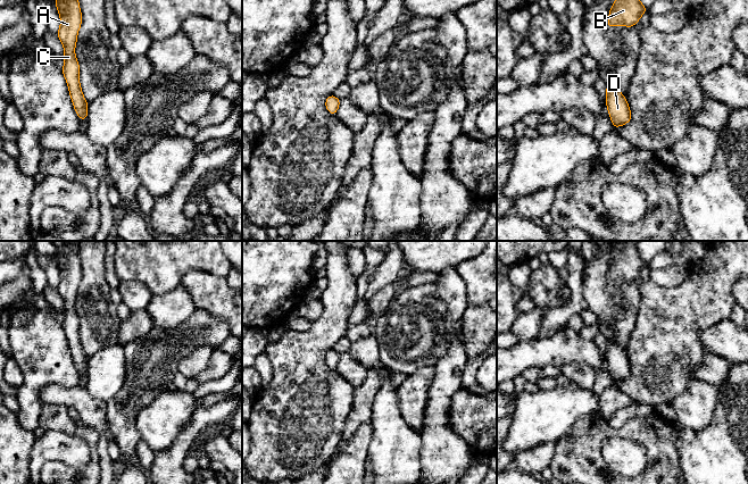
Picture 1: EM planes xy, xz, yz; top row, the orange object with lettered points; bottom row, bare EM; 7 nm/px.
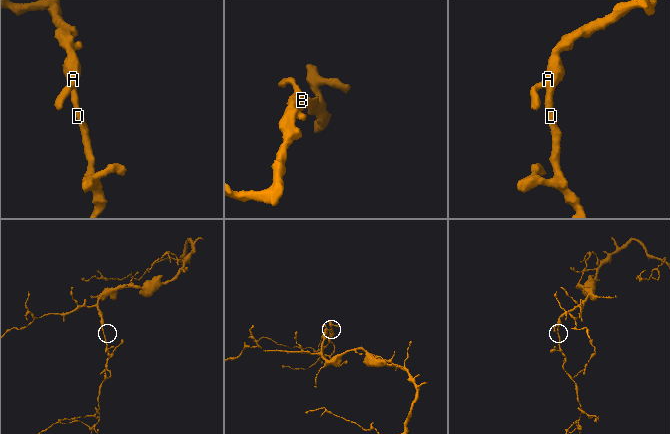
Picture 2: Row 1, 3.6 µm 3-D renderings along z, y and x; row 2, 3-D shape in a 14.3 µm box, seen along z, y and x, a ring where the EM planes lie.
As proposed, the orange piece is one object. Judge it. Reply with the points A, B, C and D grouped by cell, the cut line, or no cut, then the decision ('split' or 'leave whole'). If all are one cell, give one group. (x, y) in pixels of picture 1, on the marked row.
A B C D | no cut | leave whole

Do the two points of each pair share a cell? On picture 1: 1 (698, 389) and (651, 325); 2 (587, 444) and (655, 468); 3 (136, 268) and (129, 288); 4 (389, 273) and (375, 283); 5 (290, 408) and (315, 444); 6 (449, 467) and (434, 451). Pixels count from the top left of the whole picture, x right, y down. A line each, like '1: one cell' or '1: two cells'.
1: two cells
2: one cell
3: two cells
4: one cell
5: one cell
6: one cell

